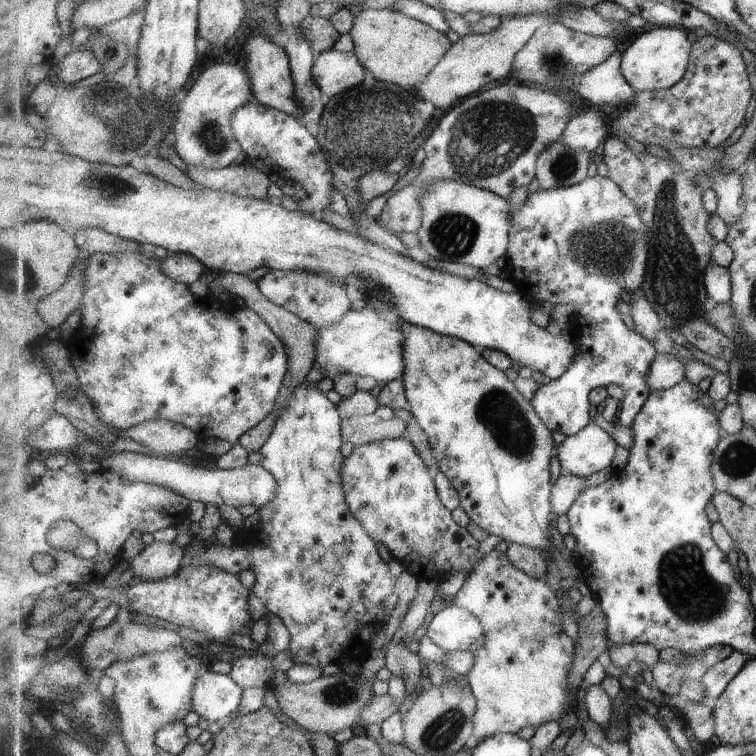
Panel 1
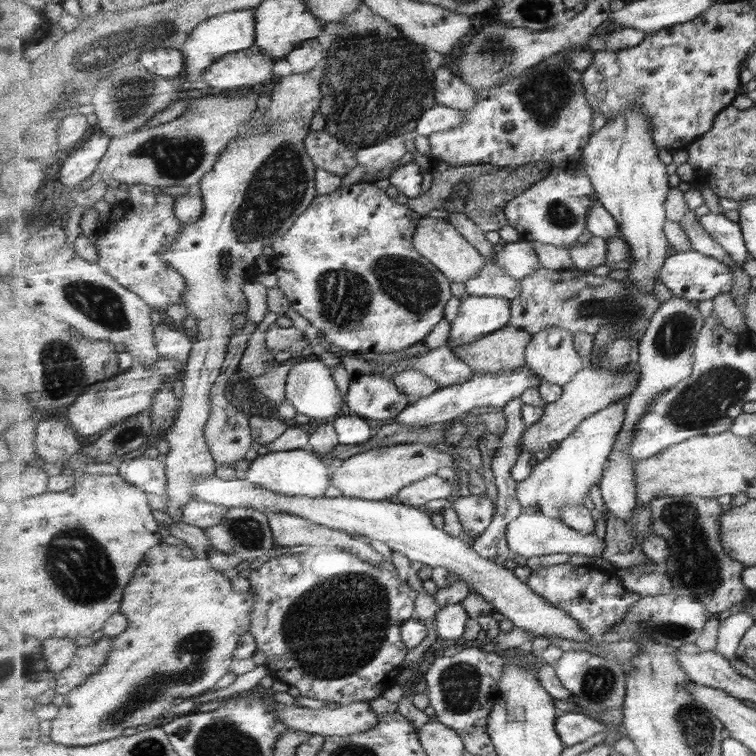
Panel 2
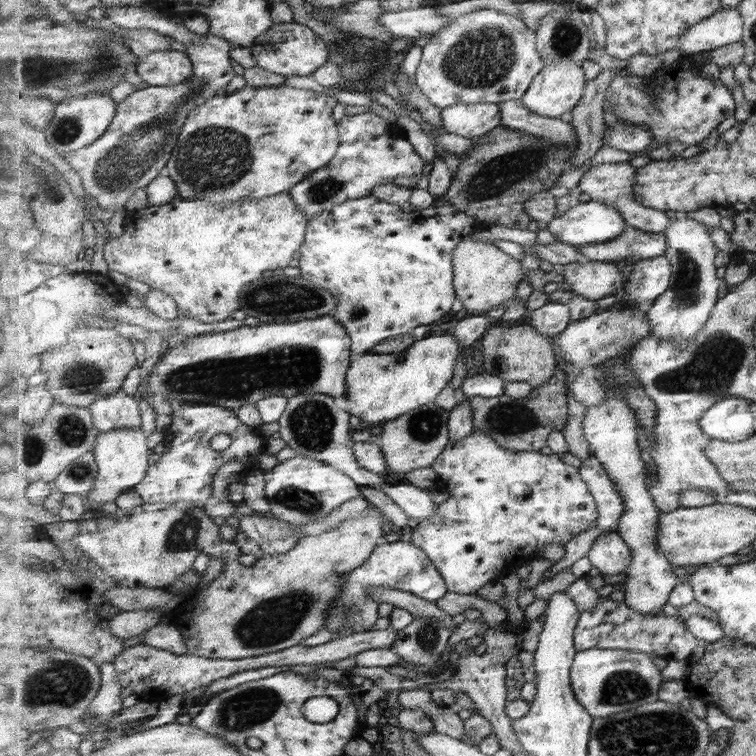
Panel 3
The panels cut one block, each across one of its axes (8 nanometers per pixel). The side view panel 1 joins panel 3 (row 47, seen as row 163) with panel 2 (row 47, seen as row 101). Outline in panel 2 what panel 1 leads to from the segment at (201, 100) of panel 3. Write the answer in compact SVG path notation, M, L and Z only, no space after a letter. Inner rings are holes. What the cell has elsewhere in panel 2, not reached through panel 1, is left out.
M239 10L212 17L203 22L194 31L190 40L183 45L182 52L186 61L186 77L184 88L203 85L203 76L213 64L216 64L227 54L237 53L256 44L255 11Z

